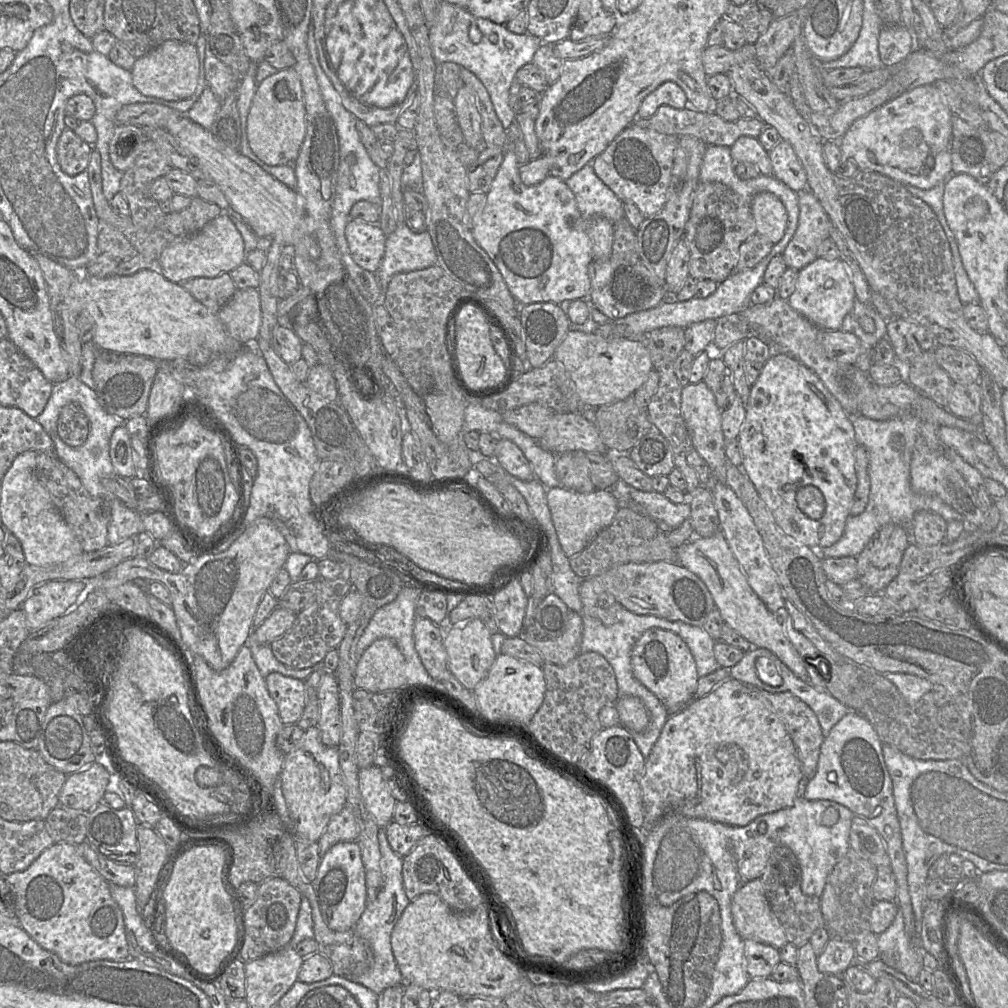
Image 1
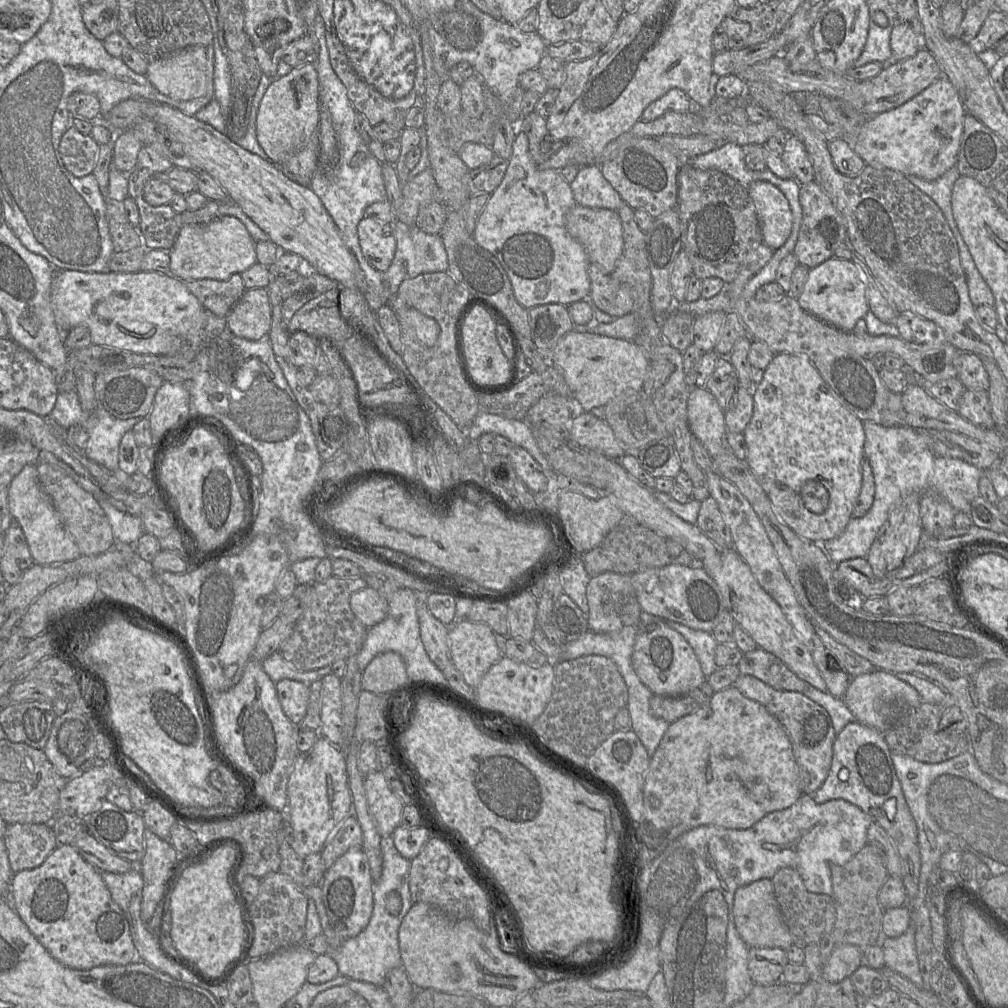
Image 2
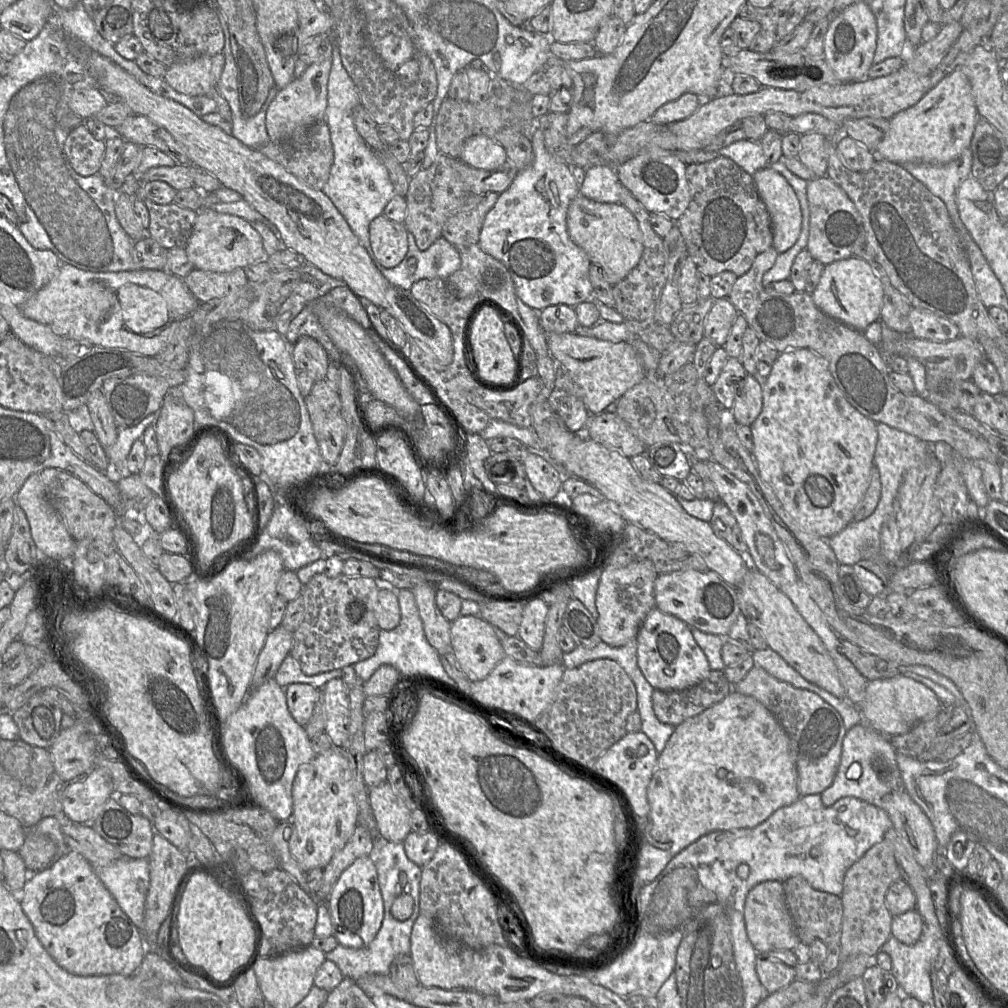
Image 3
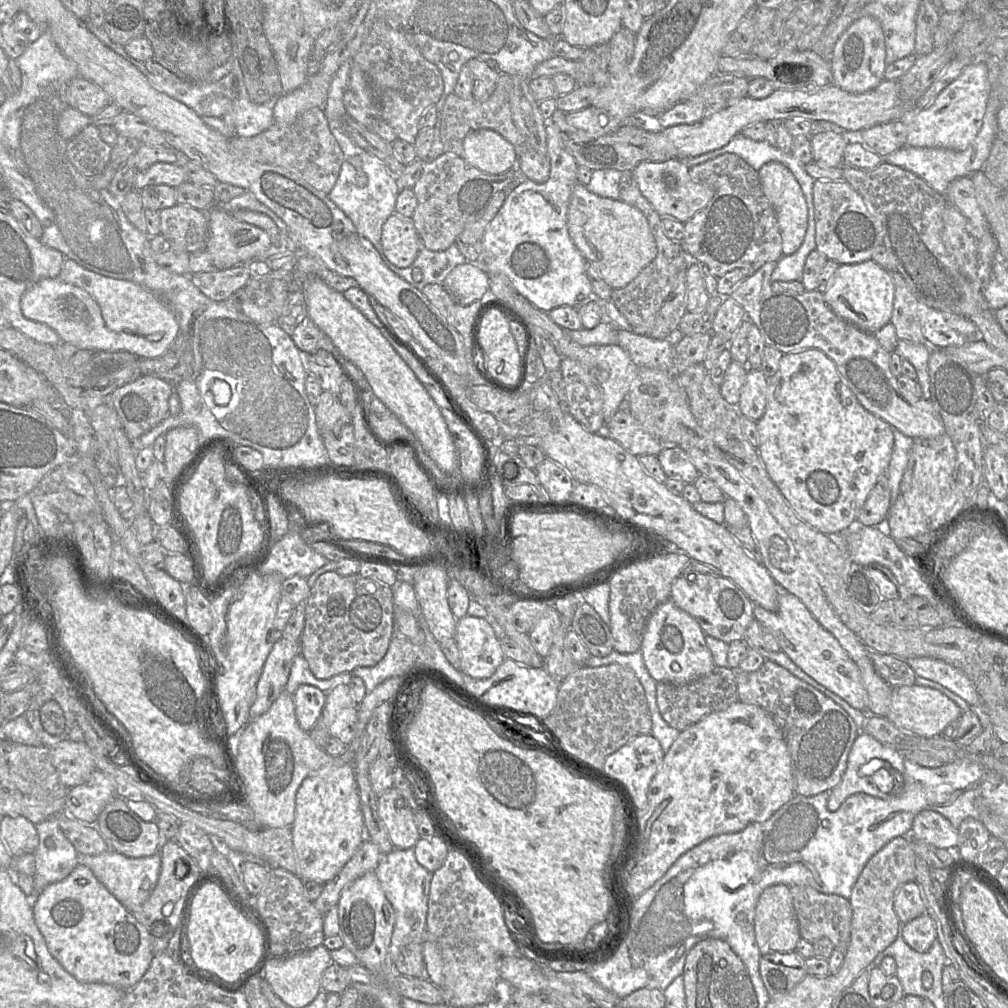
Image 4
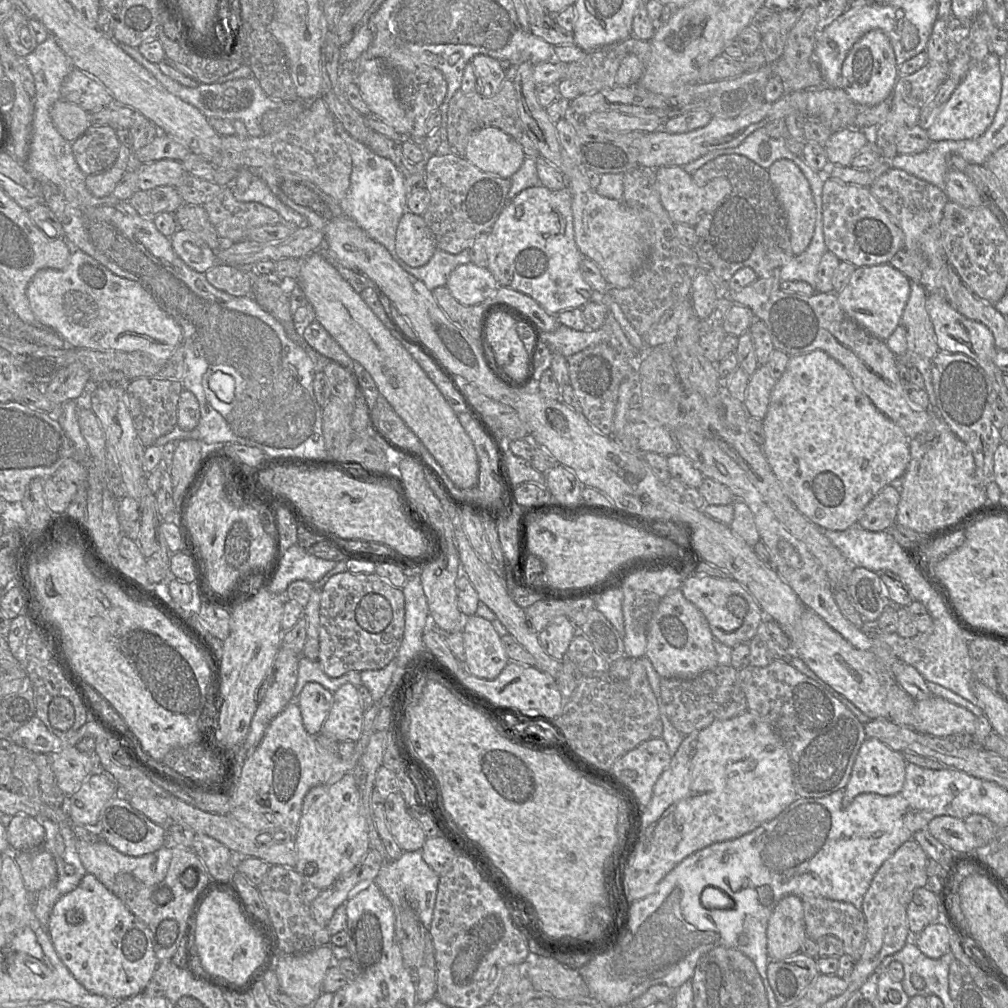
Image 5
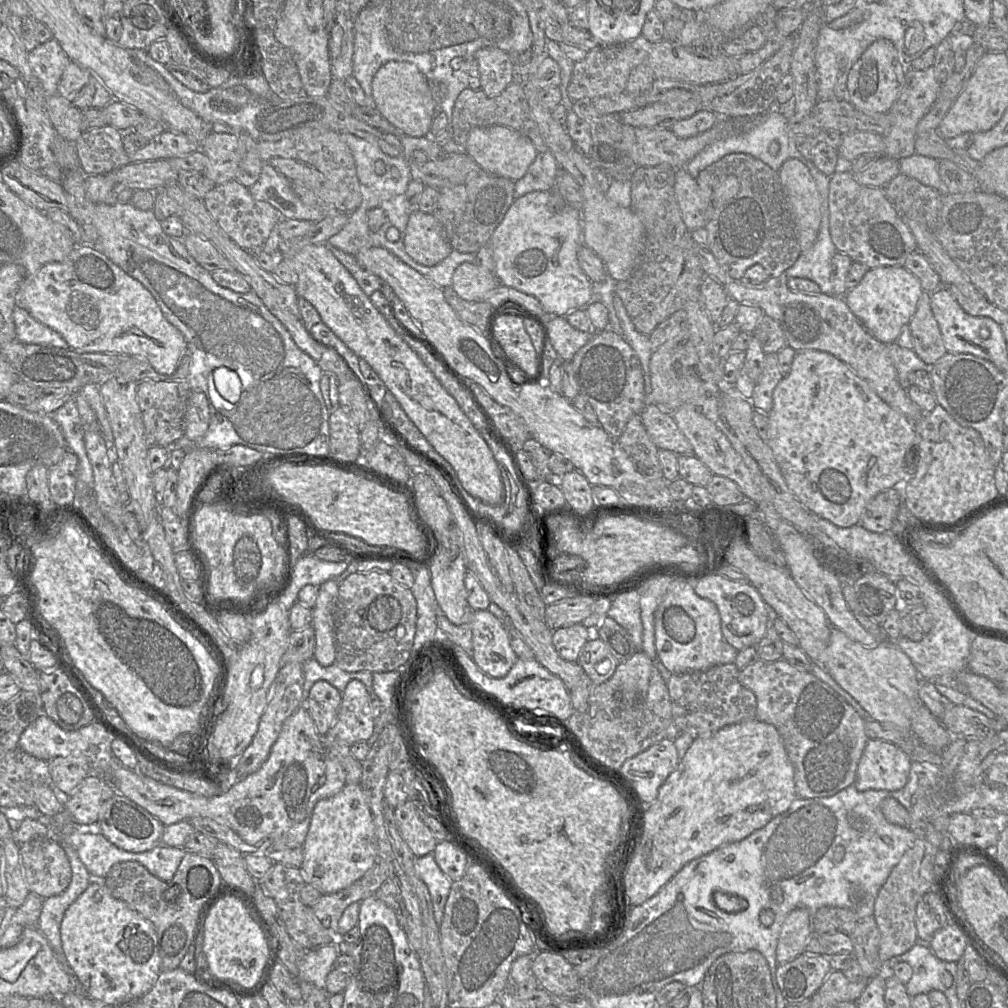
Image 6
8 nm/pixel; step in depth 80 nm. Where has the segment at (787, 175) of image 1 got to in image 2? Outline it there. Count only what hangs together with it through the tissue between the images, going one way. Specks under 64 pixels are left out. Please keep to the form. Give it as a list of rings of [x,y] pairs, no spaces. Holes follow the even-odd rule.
[[[795,136],[787,140],[780,158],[792,173],[792,178],[804,185],[814,181],[814,170],[804,144]]]

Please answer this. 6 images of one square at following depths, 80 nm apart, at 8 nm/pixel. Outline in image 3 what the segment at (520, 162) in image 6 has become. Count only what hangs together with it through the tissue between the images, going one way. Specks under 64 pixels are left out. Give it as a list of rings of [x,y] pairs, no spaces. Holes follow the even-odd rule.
[[[477,135],[464,142],[460,159],[476,169],[496,170],[507,162],[507,154],[498,143],[486,136]]]

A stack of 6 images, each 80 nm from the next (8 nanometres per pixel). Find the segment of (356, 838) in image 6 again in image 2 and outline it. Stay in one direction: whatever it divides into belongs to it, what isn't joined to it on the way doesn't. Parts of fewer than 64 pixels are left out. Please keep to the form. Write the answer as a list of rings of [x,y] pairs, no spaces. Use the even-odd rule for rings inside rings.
[[[320,736],[309,751],[298,755],[287,784],[286,811],[282,813],[293,829],[293,849],[300,857],[319,852],[332,829],[352,814],[343,752],[324,736]]]

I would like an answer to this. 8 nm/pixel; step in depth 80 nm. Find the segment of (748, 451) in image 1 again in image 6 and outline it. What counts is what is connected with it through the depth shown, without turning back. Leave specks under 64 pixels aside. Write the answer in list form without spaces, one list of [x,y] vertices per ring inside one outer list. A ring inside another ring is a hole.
[[[811,349],[796,353],[791,370],[780,380],[773,391],[773,406],[768,413],[768,421],[766,442],[773,452],[789,489],[809,510],[839,527],[850,527],[858,524],[865,507],[877,494],[886,489],[894,488],[902,480],[910,479],[917,468],[915,423],[888,405],[866,380],[859,377],[845,362],[829,352]]]

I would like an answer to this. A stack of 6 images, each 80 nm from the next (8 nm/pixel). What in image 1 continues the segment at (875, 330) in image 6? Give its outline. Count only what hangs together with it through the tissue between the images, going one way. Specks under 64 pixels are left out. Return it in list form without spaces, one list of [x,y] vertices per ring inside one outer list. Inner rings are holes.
[[[818,257],[798,270],[795,291],[787,299],[789,305],[822,330],[840,330],[844,318],[852,312],[857,299],[847,265],[840,259]]]

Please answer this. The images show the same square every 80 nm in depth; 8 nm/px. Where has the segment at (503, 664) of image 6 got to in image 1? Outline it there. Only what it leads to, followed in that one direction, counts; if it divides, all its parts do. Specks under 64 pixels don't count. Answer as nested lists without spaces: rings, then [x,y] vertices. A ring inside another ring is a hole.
[[[479,619],[452,624],[445,630],[444,647],[448,657],[451,673],[467,689],[474,690],[484,679],[497,655],[493,649],[491,634]]]

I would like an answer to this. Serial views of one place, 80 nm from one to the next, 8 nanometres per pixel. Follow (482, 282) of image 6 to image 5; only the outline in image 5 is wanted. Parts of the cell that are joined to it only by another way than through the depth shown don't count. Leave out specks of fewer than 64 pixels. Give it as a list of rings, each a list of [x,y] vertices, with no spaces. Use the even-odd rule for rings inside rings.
[[[469,262],[458,265],[445,286],[460,304],[473,306],[493,298],[499,285],[487,267]]]

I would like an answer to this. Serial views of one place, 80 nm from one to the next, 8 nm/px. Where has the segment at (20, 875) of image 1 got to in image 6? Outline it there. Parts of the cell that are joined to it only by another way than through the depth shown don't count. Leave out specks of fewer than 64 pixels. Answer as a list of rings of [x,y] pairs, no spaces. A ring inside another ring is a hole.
[[[104,880],[92,881],[67,908],[60,926],[61,942],[67,964],[83,991],[101,1007],[117,1007],[139,999],[155,985],[161,973],[157,932],[151,922],[125,902],[114,898]]]

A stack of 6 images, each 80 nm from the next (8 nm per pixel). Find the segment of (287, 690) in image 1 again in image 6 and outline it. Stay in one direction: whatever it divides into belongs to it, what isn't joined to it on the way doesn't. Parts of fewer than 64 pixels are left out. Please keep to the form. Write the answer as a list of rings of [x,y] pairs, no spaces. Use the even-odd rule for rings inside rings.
[[[319,680],[312,686],[307,698],[308,712],[321,736],[335,723],[341,701],[342,693],[329,682]]]

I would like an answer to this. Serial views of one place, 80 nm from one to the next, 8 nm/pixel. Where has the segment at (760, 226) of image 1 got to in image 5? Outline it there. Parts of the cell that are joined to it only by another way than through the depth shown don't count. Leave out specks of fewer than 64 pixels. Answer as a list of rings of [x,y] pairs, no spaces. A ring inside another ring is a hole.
[[[780,159],[767,170],[778,200],[786,212],[791,247],[794,255],[797,256],[809,246],[815,230],[816,206],[810,184],[801,169],[791,160]]]

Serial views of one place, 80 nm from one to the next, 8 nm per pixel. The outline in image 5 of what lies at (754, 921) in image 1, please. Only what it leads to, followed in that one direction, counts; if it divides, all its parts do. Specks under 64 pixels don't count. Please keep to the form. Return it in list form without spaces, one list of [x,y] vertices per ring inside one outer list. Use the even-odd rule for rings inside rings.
[[[790,894],[775,906],[767,925],[767,952],[771,960],[781,960],[800,952],[807,939],[801,897]]]

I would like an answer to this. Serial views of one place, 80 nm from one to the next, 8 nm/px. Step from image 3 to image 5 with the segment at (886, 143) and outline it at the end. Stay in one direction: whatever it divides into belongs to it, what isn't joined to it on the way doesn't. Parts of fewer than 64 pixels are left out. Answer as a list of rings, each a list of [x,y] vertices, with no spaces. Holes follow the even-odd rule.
[[[989,53],[969,70],[927,128],[928,137],[932,142],[973,139],[987,130],[993,122],[1001,99],[1001,64],[1001,58]]]

